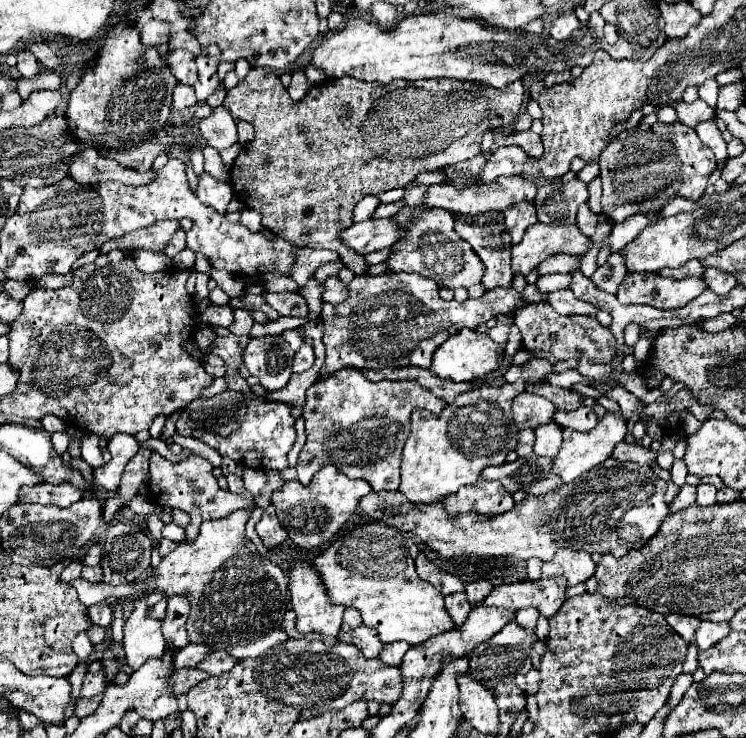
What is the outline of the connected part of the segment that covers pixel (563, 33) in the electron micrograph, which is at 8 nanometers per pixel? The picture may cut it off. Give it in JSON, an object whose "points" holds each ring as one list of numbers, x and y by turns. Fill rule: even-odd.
{"points":[[569,10,569,12,565,12,563,16,559,16,559,18,553,20,549,34,551,34,555,40,567,40,567,38,573,34,573,30,577,30,577,28,579,28,579,20,577,20,577,16,573,14,573,10]]}

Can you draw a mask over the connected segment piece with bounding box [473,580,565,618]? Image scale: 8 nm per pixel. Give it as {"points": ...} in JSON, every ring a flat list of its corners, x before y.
{"points":[[537,580,537,582,515,582,515,584,503,584,503,586,495,586,493,592,479,604,475,604,473,608,477,606,491,606,491,608,505,608,505,610,511,610,511,608,529,608,529,606,535,606,545,618,551,618,563,604,565,600,565,584,561,584,561,580]]}

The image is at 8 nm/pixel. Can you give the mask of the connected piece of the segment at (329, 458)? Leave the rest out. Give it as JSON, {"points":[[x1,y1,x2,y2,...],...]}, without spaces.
{"points":[[355,368,337,370,335,374,329,376,329,380,325,380,325,384,313,384,307,390,307,402,303,408,307,440,299,454,299,464,297,464,299,482,309,484,315,472,319,472,327,464,333,464,339,472,343,472,349,478,361,478,361,480,371,482,369,486,375,492,399,490,401,450,409,436,409,416,415,408,439,414,445,408,445,400,433,396,433,392,425,390,417,382,389,382,389,380,369,382]]}

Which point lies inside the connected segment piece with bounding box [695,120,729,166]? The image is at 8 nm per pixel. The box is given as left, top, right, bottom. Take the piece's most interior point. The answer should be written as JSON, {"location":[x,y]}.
{"location":[708,133]}

